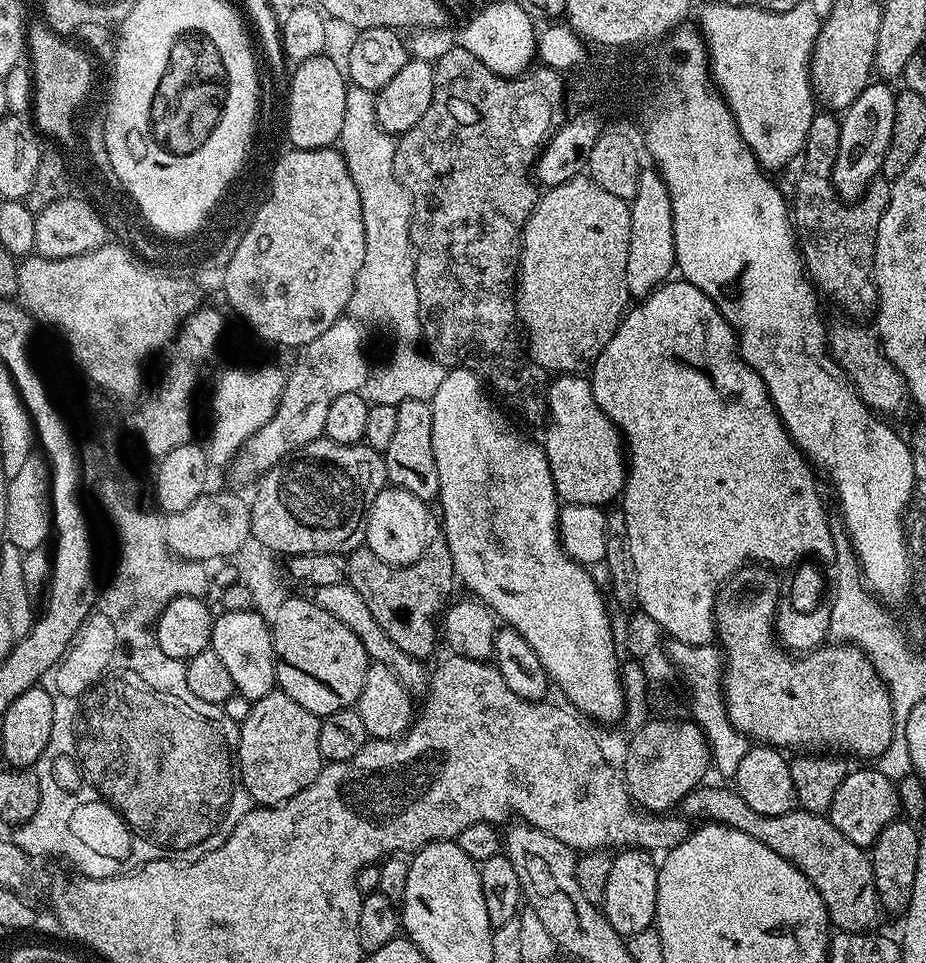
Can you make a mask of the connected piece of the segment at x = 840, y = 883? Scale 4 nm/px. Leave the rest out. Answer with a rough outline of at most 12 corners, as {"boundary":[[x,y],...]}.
{"boundary":[[731,787],[678,808],[770,846],[818,890],[833,929],[875,929],[872,857],[827,815],[763,816]]}

